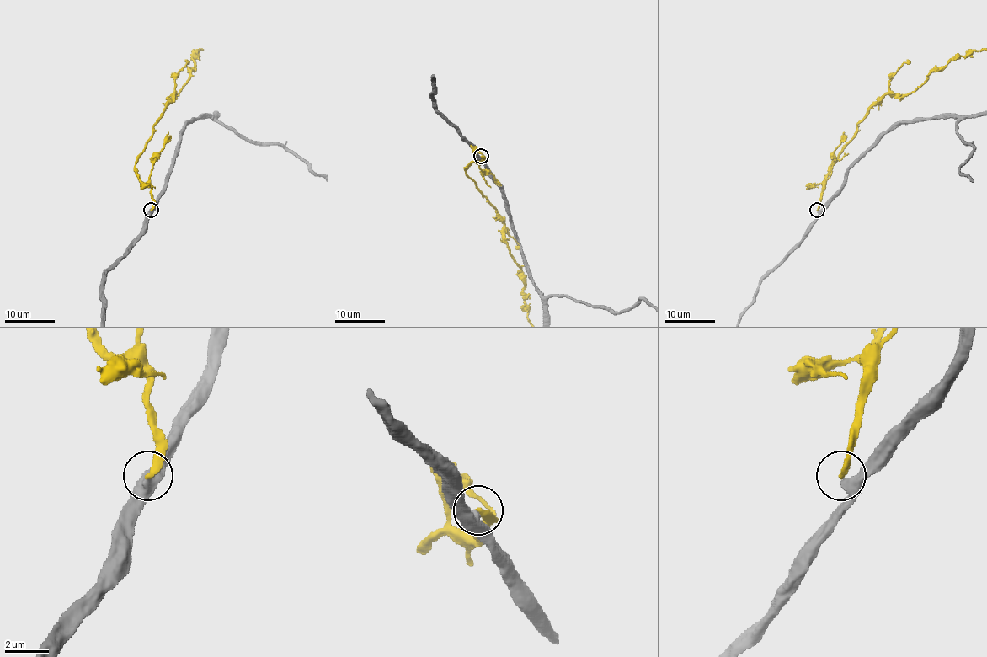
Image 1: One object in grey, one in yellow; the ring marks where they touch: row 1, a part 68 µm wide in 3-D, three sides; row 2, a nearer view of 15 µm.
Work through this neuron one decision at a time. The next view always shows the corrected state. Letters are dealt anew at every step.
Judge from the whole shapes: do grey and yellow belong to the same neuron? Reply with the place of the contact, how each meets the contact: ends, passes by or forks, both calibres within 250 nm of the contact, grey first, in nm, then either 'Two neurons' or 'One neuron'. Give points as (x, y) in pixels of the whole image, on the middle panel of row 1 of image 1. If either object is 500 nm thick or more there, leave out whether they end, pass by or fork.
Place: (481, 156). At the ring grey passes by. At the ring yellow ends. Thickness 440 nm (grey) against 300 nm. Two neurons

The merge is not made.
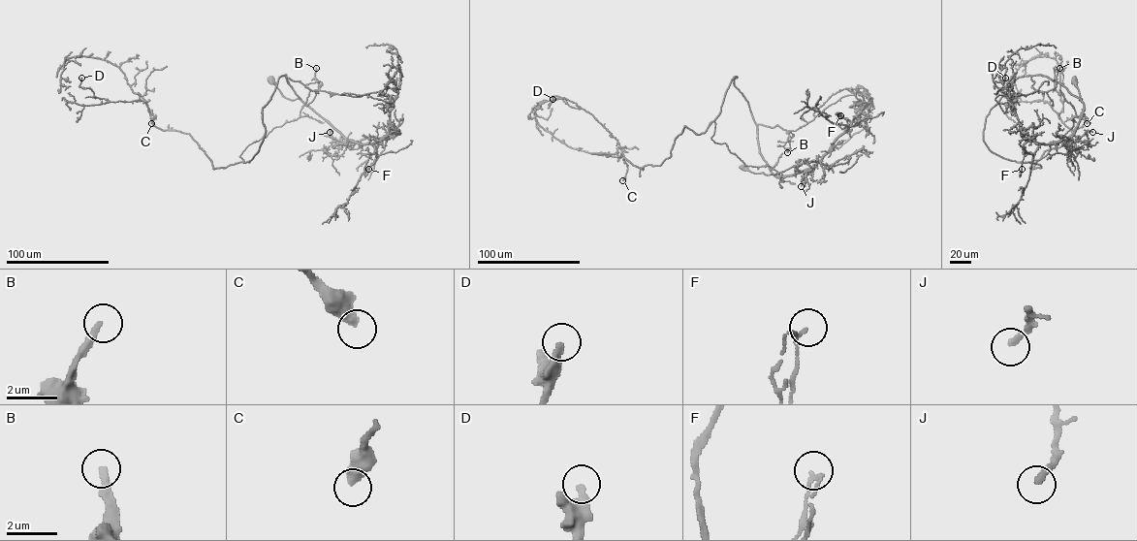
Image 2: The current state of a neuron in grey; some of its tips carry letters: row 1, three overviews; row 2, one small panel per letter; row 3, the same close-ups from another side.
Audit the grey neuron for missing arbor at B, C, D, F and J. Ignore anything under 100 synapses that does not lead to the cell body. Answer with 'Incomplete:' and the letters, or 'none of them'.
Incomplete: B

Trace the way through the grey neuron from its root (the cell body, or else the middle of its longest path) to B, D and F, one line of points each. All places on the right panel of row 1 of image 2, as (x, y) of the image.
B: (1074, 80), (1081, 100), (1040, 75), (1030, 77), (1031, 87), (1040, 91), (1052, 89), (1059, 68)
D: (1074, 80), (1081, 100), (1019, 77), (986, 116), (988, 147), (1032, 169), (1074, 130), (1005, 78)
F: (1074, 80), (1083, 106), (1078, 126), (1068, 140), (1040, 143), (1033, 153), (1025, 154), (1022, 169)

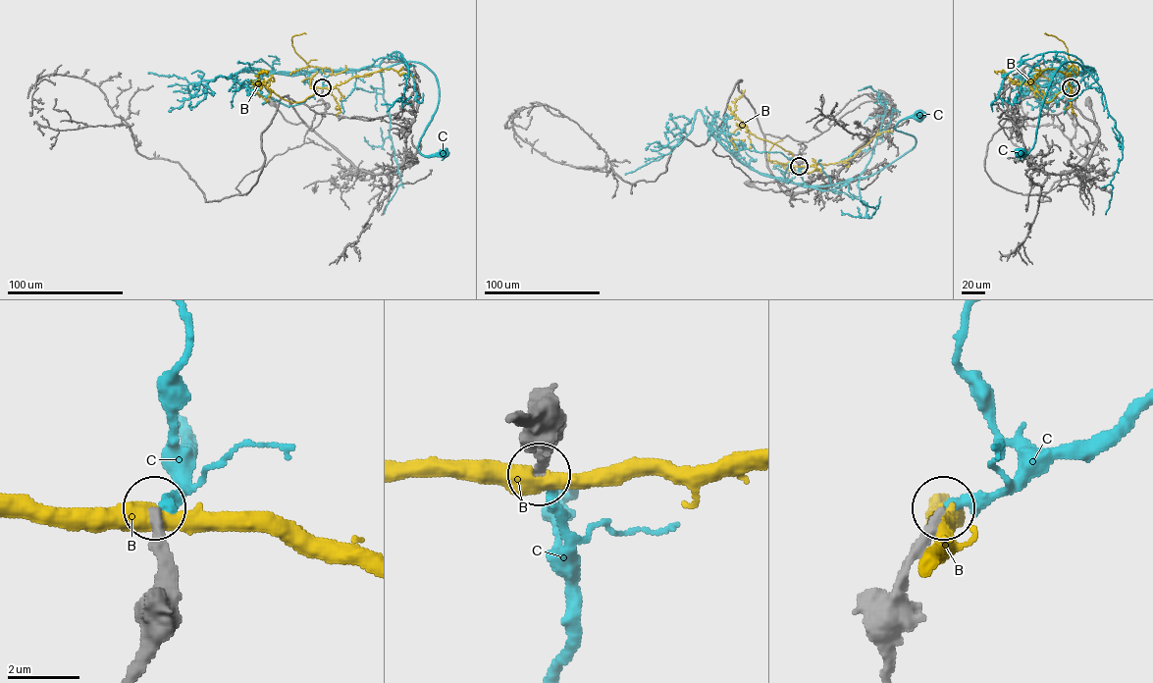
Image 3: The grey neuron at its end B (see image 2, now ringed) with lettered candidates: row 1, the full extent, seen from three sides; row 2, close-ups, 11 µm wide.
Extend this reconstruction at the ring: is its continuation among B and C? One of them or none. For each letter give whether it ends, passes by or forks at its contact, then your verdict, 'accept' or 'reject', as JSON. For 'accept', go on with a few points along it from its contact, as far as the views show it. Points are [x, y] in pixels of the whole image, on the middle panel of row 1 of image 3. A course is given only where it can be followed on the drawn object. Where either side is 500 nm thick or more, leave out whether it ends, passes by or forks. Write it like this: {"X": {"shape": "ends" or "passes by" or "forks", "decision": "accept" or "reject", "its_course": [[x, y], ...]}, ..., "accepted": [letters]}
{"B": {"decision": "reject"}, "C": {"shape": "ends", "decision": "reject"}, "accepted": []}

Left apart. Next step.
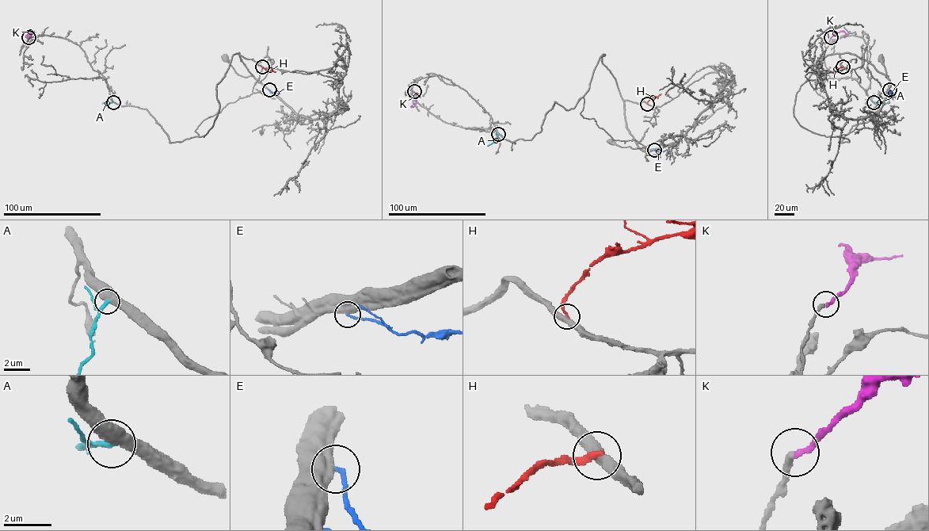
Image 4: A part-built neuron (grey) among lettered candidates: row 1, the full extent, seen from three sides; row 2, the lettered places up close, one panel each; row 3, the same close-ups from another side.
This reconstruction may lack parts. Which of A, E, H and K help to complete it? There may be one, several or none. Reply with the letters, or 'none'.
K

